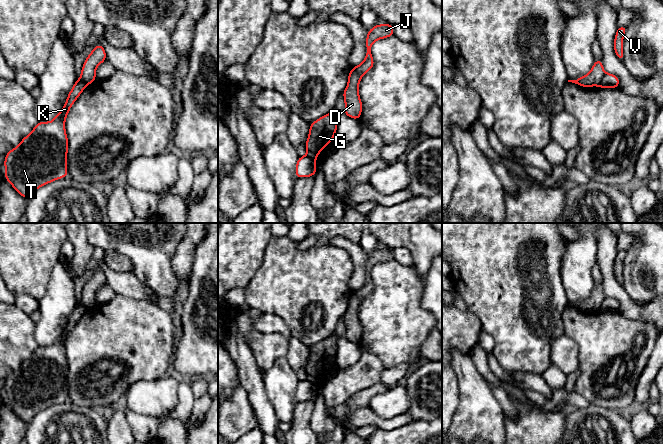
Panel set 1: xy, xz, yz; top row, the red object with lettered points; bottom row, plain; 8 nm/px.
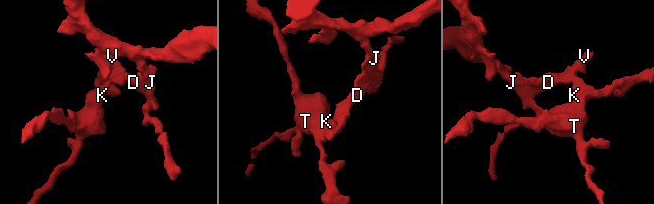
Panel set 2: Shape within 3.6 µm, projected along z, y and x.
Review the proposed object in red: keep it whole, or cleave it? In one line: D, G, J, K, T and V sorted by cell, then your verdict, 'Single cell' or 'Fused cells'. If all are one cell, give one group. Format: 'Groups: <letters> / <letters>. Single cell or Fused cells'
Groups: D G J V / K T. Fused cells

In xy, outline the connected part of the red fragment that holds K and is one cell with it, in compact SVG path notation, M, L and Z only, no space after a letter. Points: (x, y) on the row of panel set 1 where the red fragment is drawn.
M82 77L75 81L62 110L56 117L51 122L38 122L31 133L5 155L5 178L19 195L30 198L39 187L57 179L68 177L68 138L65 131L65 119L71 106L86 86L87 84Z

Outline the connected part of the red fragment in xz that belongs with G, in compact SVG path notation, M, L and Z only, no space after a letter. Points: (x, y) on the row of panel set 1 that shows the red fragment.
M336 110L320 117L310 124L309 136L305 143L307 156L316 159L320 151L334 138L338 125L338 112Z

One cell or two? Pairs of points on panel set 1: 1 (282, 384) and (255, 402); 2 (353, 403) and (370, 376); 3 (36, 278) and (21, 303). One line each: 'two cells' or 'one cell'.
1: two cells
2: two cells
3: two cells

